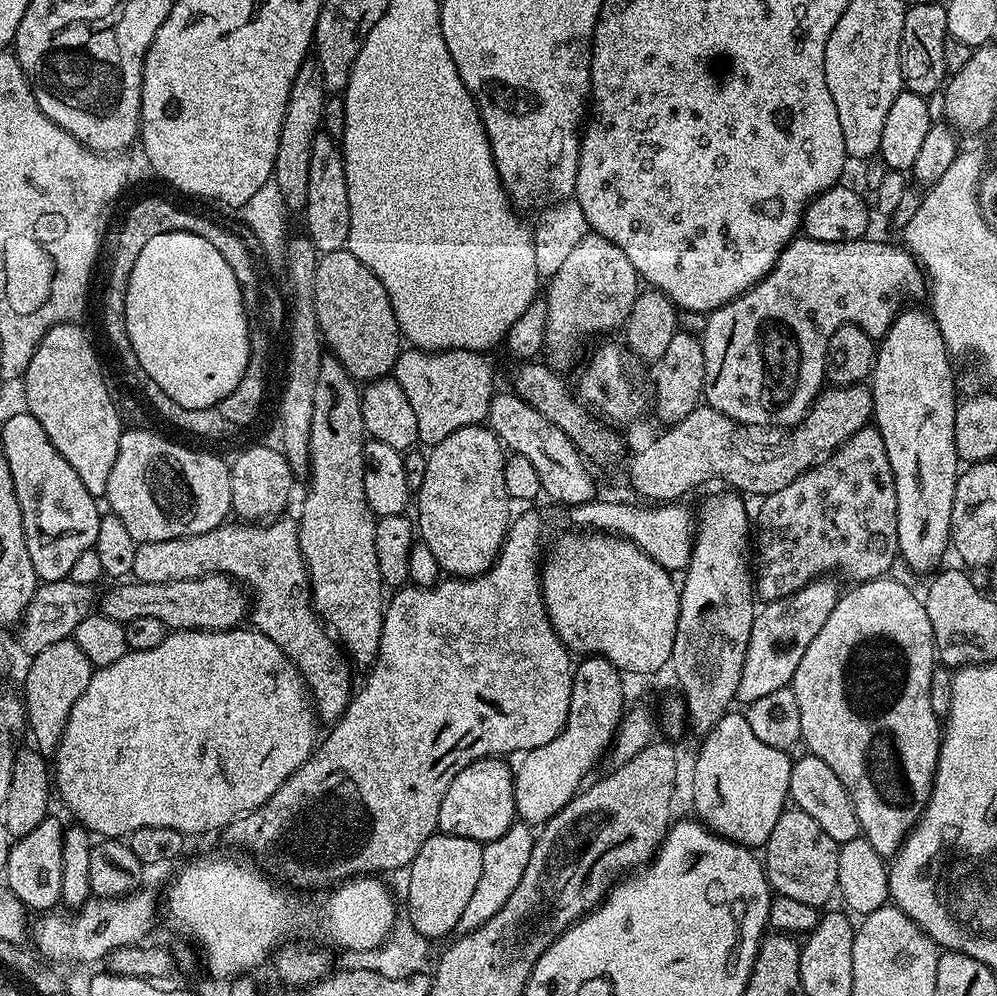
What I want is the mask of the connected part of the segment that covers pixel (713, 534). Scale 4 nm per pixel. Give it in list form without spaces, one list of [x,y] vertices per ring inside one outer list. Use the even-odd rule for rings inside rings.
[[[724,492],[721,494],[721,496],[712,496],[709,498],[708,501],[705,502],[704,505],[700,508],[700,516],[698,512],[698,519],[695,521],[694,524],[694,543],[692,545],[692,559],[688,562],[688,567],[686,571],[683,573],[684,576],[684,584],[682,580],[682,587],[680,588],[680,613],[678,614],[678,626],[676,627],[676,637],[674,638],[674,650],[672,651],[672,659],[670,661],[671,667],[674,666],[674,672],[676,674],[676,678],[682,688],[680,690],[684,705],[685,705],[685,713],[686,713],[686,720],[689,724],[690,728],[693,728],[693,730],[698,733],[698,736],[705,736],[708,734],[709,730],[713,728],[714,725],[716,725],[721,718],[725,716],[725,714],[731,709],[731,706],[733,705],[733,702],[735,701],[736,692],[738,688],[738,682],[741,681],[741,672],[742,672],[742,666],[745,662],[745,652],[748,649],[748,643],[750,642],[750,638],[752,637],[752,627],[754,626],[754,618],[756,617],[757,609],[755,607],[752,608],[752,596],[754,600],[754,576],[753,573],[750,571],[748,572],[748,556],[746,553],[744,553],[744,547],[748,544],[748,508],[746,505],[744,505],[745,497],[743,495],[735,496],[732,492]]]

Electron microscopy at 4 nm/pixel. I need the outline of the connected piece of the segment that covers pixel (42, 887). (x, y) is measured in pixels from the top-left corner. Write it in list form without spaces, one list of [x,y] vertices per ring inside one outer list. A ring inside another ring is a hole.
[[[55,818],[43,820],[29,836],[21,836],[11,845],[6,869],[6,883],[25,909],[52,910],[61,903],[63,878],[63,838],[65,825]]]

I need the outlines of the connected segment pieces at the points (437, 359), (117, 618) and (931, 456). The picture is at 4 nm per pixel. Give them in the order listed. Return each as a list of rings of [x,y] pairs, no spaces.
[[[408,348],[397,356],[392,376],[402,386],[414,409],[422,444],[437,444],[456,430],[483,423],[487,419],[494,387],[492,372],[482,359],[479,353],[460,349],[430,352]]]
[[[209,574],[198,580],[183,580],[169,584],[124,583],[128,582],[117,583],[120,584],[117,588],[110,589],[101,598],[98,612],[99,615],[125,626],[131,625],[131,620],[149,616],[150,619],[165,624],[168,630],[227,632],[235,629],[239,625],[236,623],[246,616],[246,596],[241,585],[233,577],[223,574]]]
[[[904,310],[893,320],[888,332],[874,352],[870,373],[874,427],[879,430],[896,476],[896,513],[898,514],[898,556],[916,572],[931,573],[936,563],[950,548],[950,518],[954,506],[956,478],[962,461],[954,446],[954,418],[958,407],[956,384],[952,381],[952,364],[948,361],[949,345],[945,344],[936,321],[927,311]]]

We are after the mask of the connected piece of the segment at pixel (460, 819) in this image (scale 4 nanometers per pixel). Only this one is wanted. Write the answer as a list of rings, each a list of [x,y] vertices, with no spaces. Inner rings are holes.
[[[485,758],[467,764],[450,782],[438,810],[437,829],[446,836],[461,836],[487,842],[502,838],[517,819],[516,782],[507,759]]]

